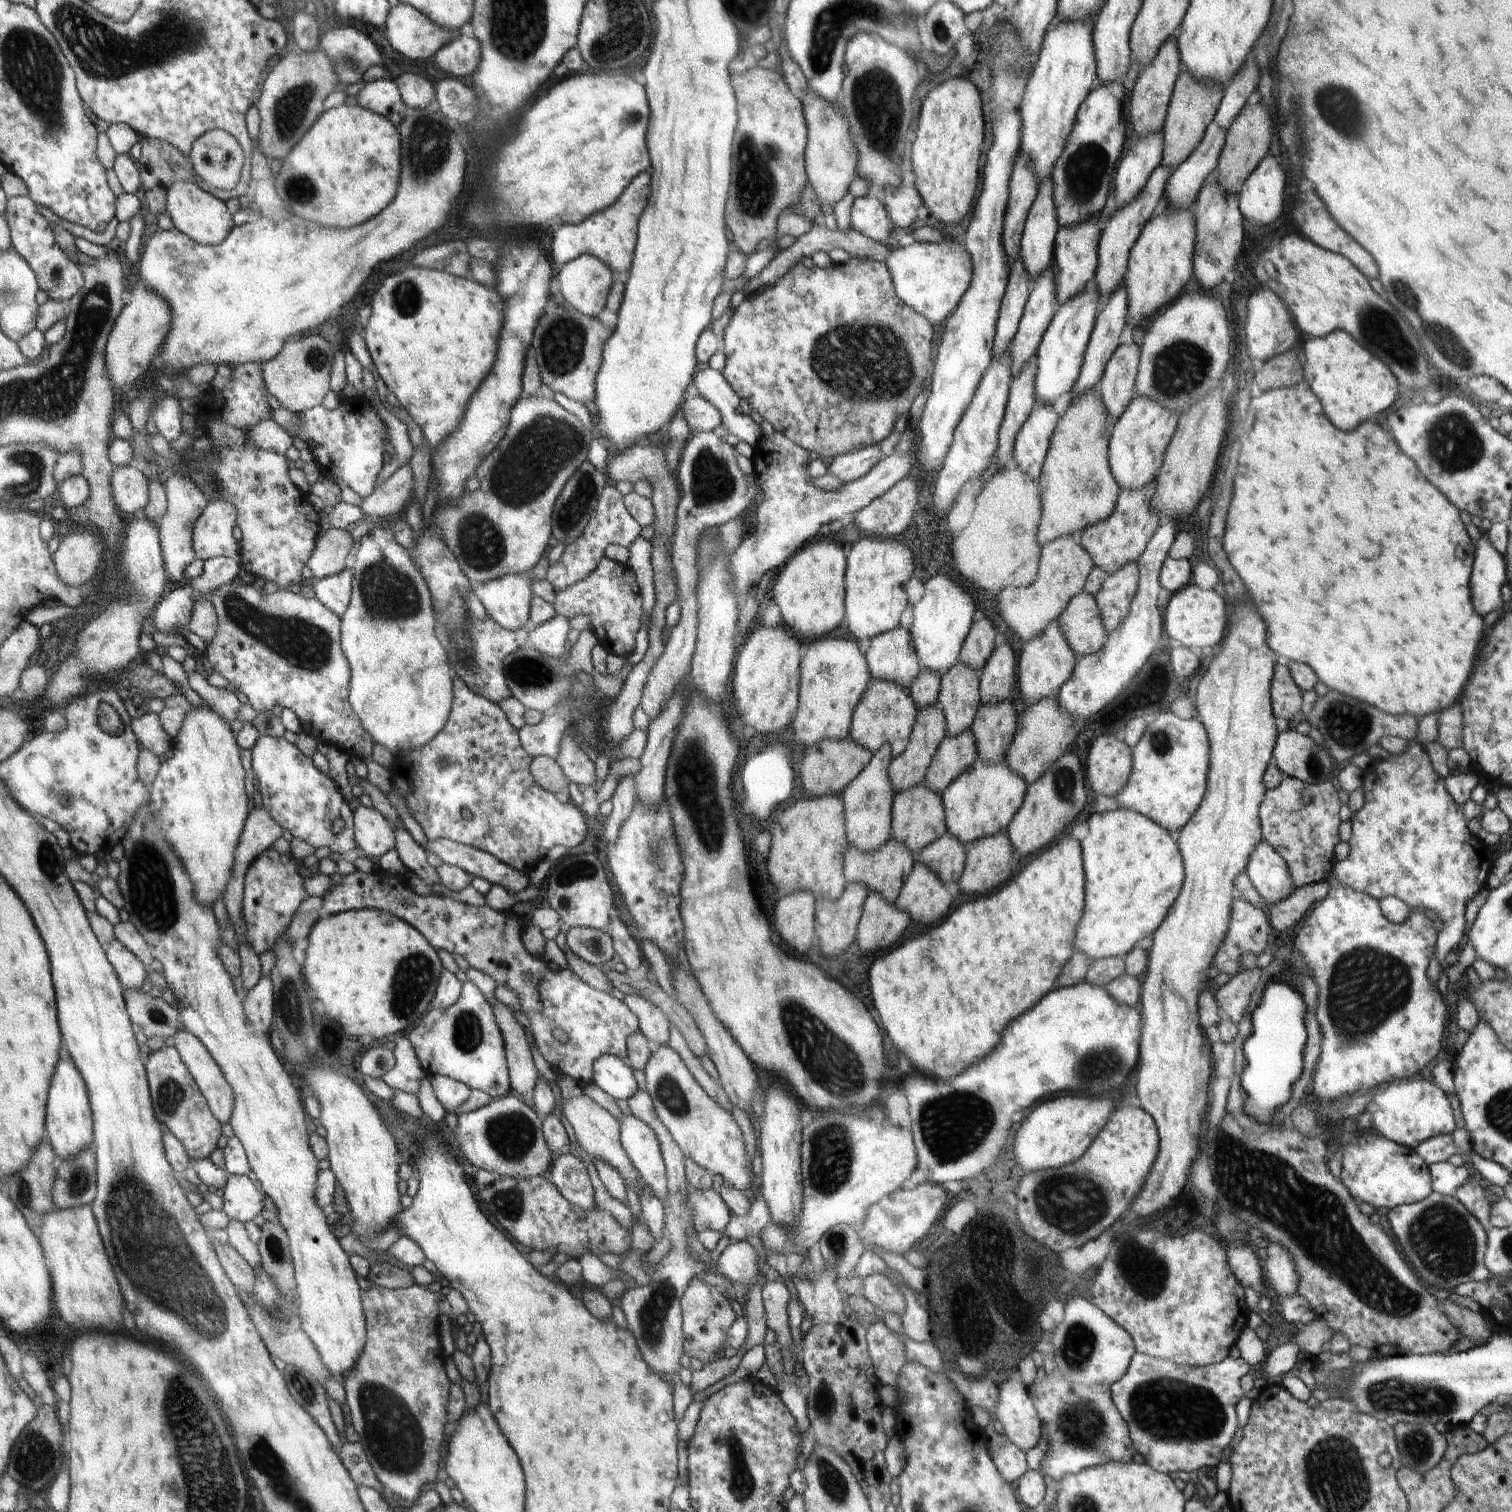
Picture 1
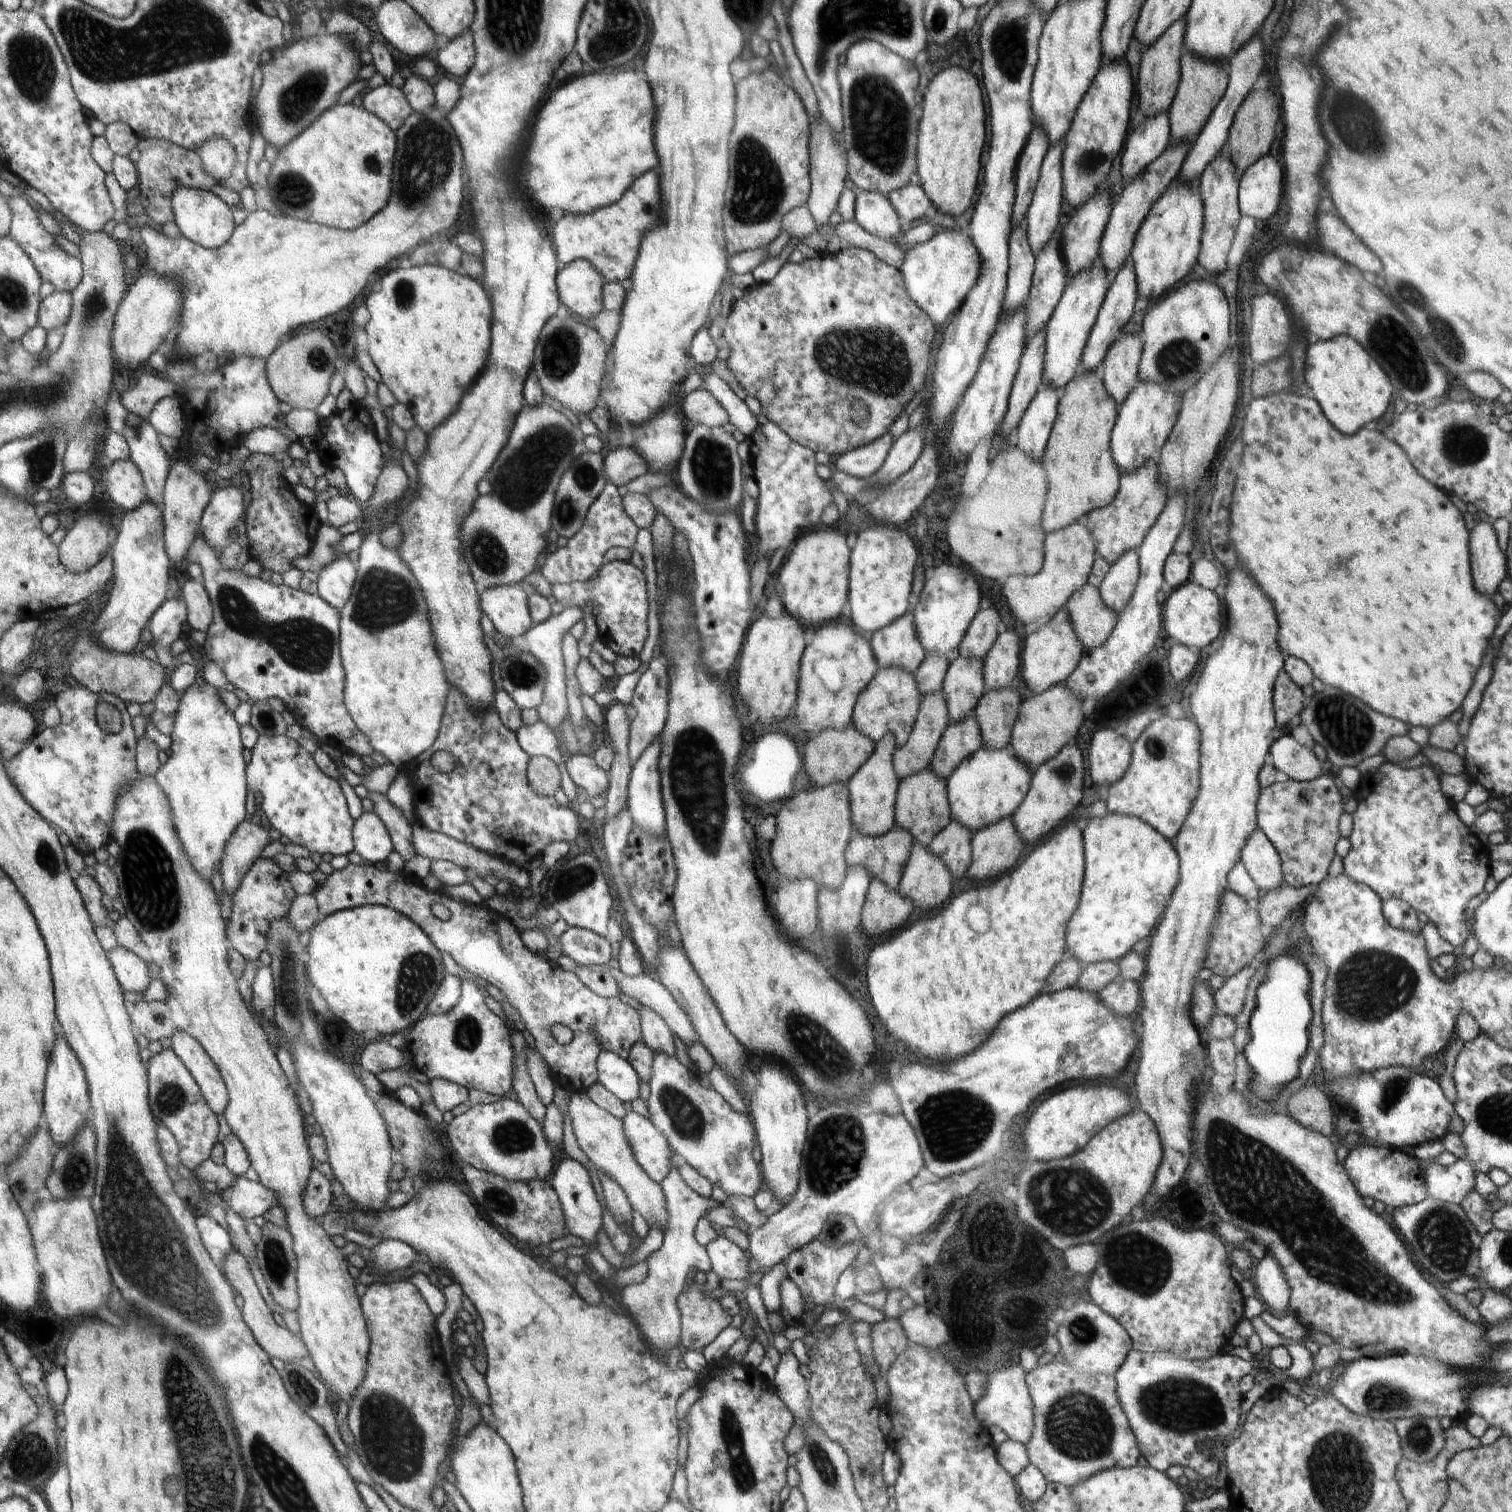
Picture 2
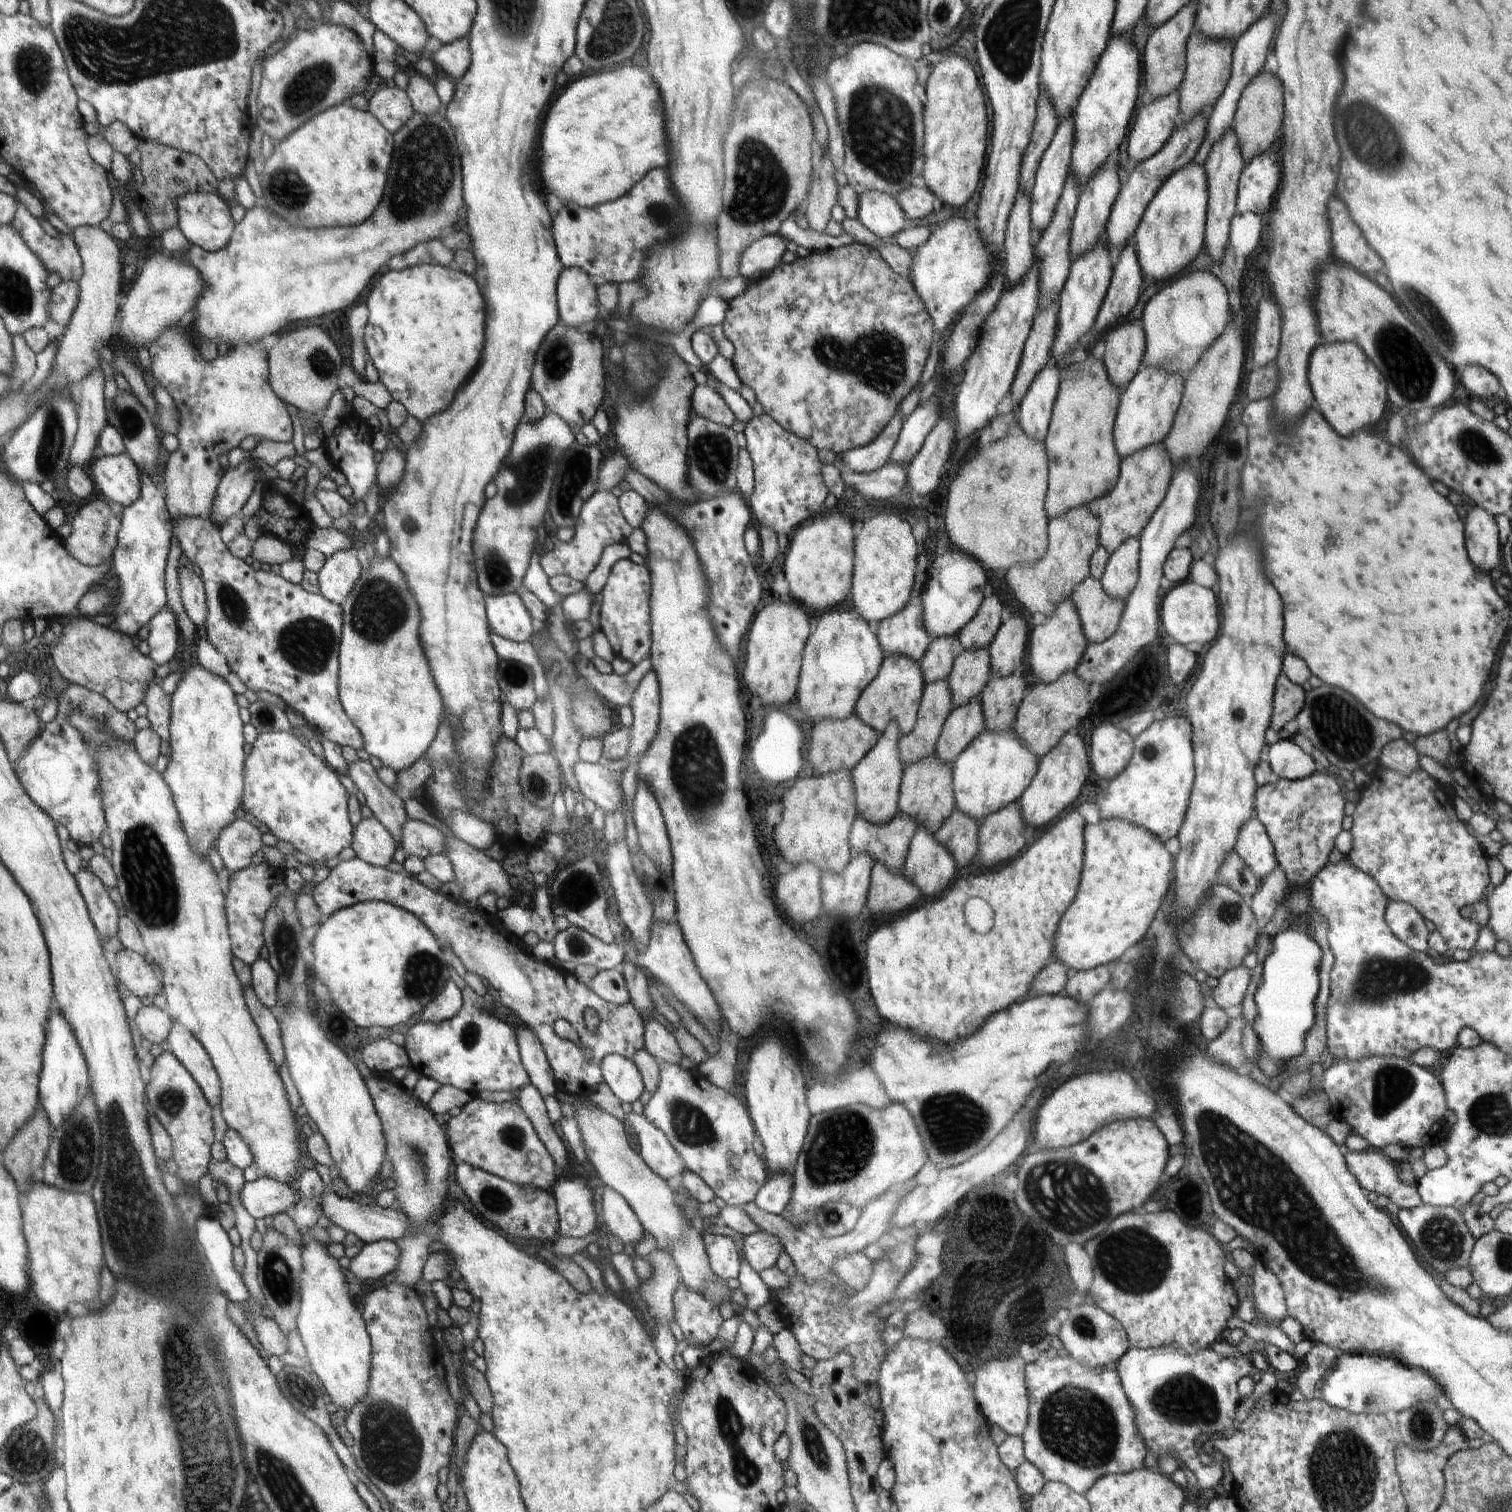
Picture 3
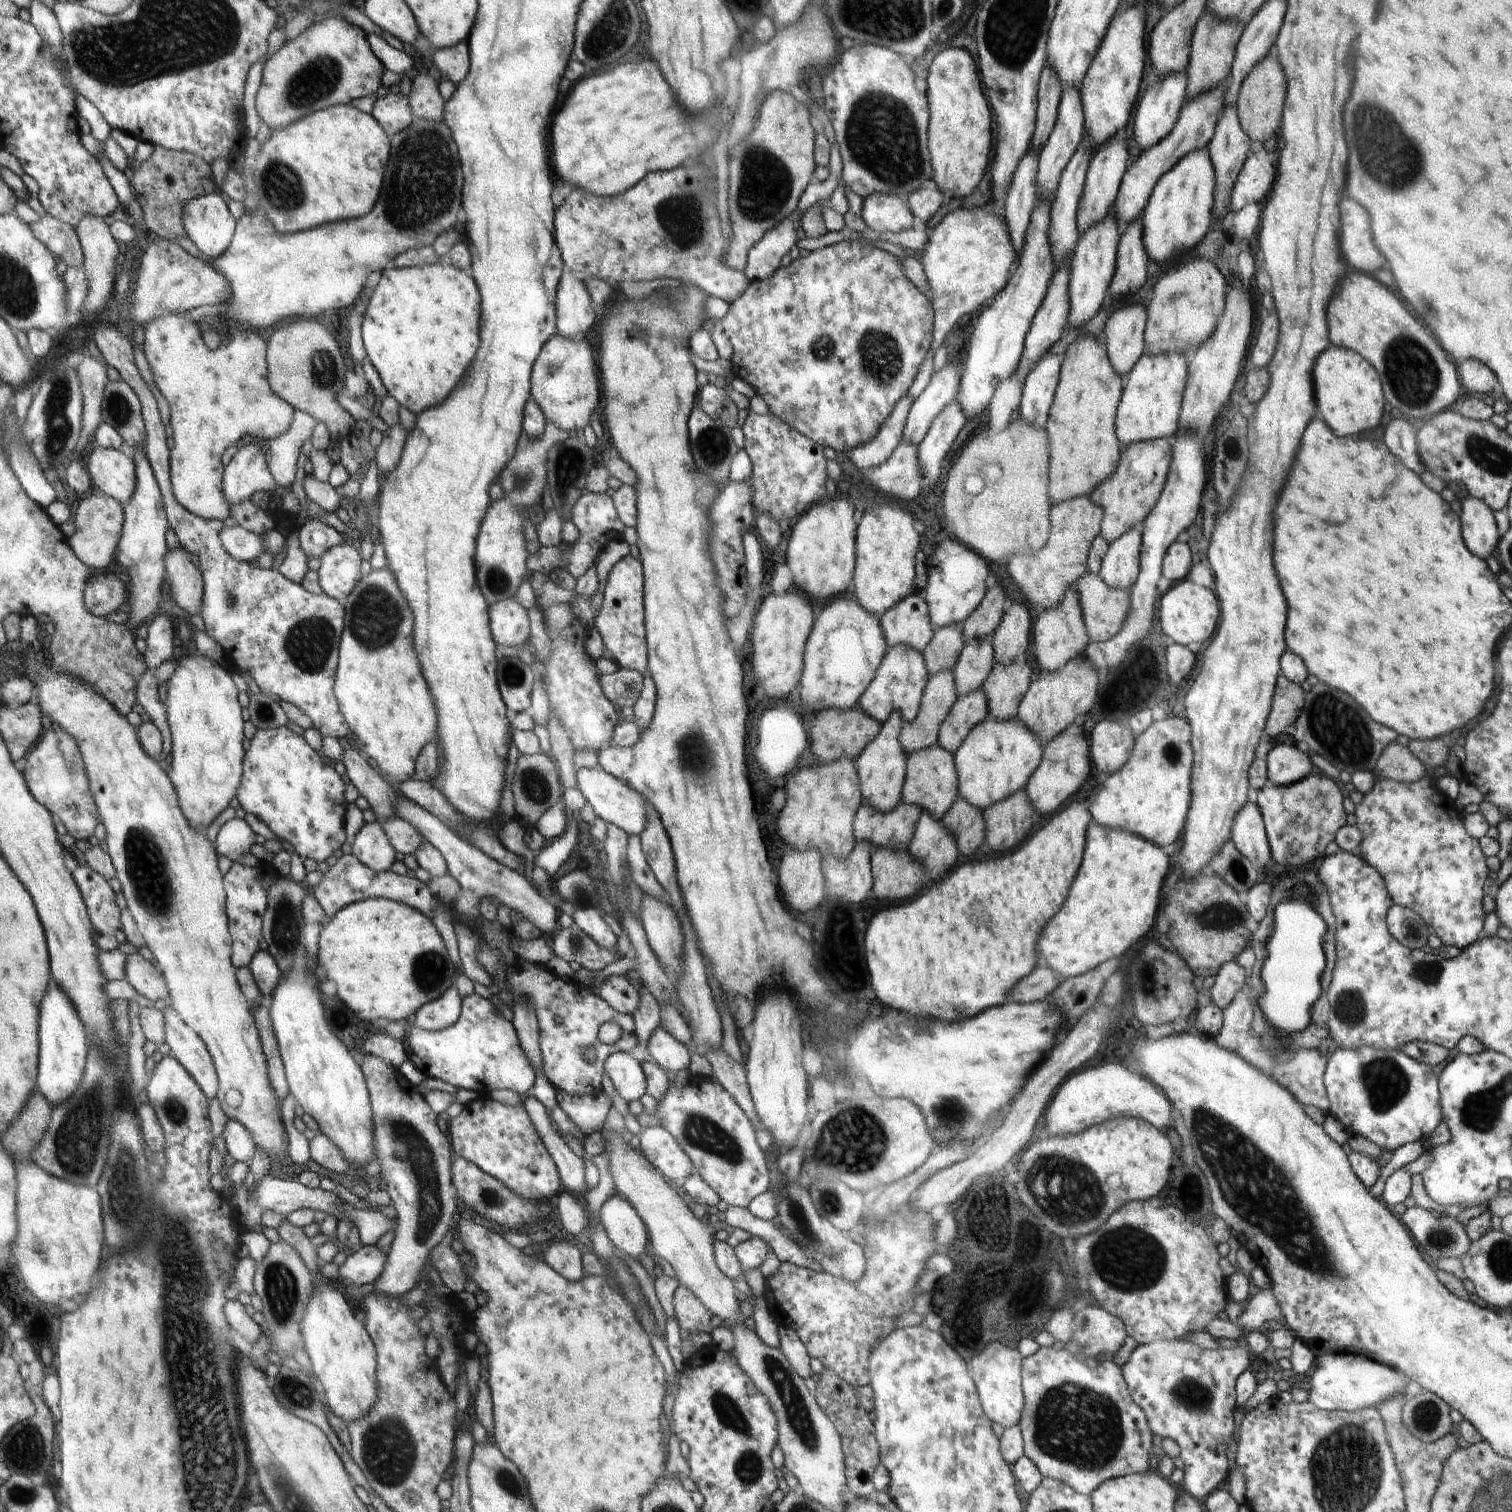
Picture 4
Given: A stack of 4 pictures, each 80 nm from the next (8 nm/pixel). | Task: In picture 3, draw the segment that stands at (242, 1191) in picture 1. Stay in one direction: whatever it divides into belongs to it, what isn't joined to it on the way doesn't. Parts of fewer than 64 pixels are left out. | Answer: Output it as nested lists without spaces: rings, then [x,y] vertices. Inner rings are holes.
[[[261,1174],[258,1180],[246,1181],[240,1190],[240,1203],[255,1220],[269,1219],[276,1214],[284,1213],[298,1200],[300,1193],[294,1186],[288,1186]]]

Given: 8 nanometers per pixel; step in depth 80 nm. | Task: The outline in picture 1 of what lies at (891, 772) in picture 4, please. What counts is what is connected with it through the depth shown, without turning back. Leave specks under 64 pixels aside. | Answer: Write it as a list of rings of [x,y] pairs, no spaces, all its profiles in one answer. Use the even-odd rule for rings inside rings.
[[[889,743],[882,744],[877,752],[873,752],[873,759],[870,760],[865,771],[841,794],[845,800],[845,820],[849,844],[866,854],[876,852],[890,838],[893,838],[893,803],[896,799],[896,790],[889,776],[889,765],[892,761],[892,746]]]

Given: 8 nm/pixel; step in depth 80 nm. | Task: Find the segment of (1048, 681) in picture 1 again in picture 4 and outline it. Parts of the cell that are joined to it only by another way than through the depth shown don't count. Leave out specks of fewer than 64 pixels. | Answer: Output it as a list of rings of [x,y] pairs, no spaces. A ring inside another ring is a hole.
[[[1074,587],[1065,592],[1062,602],[1055,609],[1044,610],[1034,622],[1034,654],[1040,674],[1044,677],[1058,672],[1069,660],[1086,652],[1089,642],[1080,601]]]

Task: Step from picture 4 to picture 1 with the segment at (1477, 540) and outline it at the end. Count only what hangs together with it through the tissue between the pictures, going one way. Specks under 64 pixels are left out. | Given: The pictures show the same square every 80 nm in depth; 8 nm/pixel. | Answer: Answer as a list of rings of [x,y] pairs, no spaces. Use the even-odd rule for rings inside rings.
[[[1483,529],[1482,536],[1475,543],[1472,580],[1470,580],[1474,608],[1480,616],[1485,617],[1492,610],[1502,608],[1500,590],[1506,582],[1508,576],[1505,557],[1496,550]]]

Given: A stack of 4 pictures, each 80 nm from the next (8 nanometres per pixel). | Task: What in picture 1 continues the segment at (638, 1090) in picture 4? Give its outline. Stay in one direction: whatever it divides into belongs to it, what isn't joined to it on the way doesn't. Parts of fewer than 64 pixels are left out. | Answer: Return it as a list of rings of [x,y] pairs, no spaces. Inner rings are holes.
[[[603,1054],[593,1062],[591,1082],[614,1100],[632,1098],[640,1085],[629,1063],[620,1057]]]

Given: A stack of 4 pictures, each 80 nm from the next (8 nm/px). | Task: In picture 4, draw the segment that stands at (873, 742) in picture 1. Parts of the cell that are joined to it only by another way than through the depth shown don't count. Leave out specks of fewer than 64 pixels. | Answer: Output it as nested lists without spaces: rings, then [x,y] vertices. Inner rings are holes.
[[[896,645],[885,656],[872,684],[861,696],[857,706],[860,706],[869,717],[873,717],[880,724],[886,722],[894,711],[900,711],[904,721],[912,723],[920,712],[921,699],[924,698],[928,680],[929,671],[925,667],[923,653],[908,645]]]

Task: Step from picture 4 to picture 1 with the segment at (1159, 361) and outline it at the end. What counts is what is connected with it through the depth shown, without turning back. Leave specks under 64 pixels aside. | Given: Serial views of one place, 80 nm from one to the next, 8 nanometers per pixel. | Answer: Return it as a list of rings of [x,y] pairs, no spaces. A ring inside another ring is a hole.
[[[1134,394],[1134,398],[1130,400],[1130,404],[1126,406],[1122,416],[1113,424],[1112,433],[1110,434],[1109,456],[1110,468],[1112,474],[1121,488],[1144,488],[1146,484],[1153,485],[1156,479],[1156,472],[1162,466],[1164,452],[1176,431],[1179,415],[1172,408],[1164,408],[1158,400],[1152,400],[1150,396],[1138,396]]]

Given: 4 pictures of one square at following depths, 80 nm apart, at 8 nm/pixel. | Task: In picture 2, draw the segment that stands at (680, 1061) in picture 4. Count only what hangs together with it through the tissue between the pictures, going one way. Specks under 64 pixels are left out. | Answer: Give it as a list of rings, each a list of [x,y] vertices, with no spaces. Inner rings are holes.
[[[648,1007],[642,1008],[641,1012],[641,1030],[642,1041],[646,1046],[655,1052],[655,1054],[666,1054],[666,1056],[675,1056],[676,1042],[669,1024],[658,1016],[657,1012]]]

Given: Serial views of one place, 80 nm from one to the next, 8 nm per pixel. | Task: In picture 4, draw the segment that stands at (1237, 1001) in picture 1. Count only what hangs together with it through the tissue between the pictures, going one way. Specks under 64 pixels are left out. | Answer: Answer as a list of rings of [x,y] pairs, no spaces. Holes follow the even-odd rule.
[[[1237,962],[1224,963],[1215,976],[1214,985],[1207,991],[1213,1003],[1224,1010],[1247,984],[1248,973]]]

